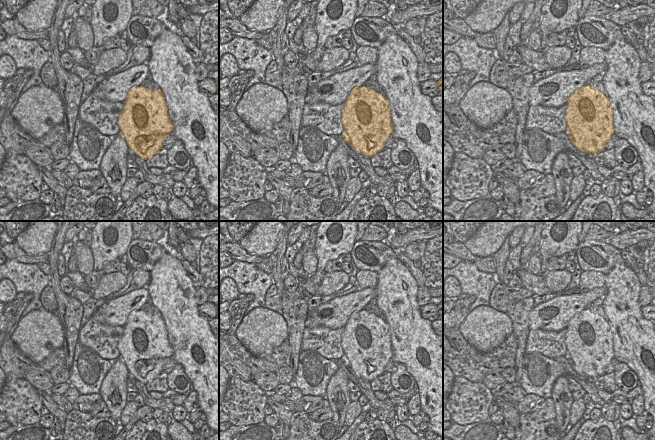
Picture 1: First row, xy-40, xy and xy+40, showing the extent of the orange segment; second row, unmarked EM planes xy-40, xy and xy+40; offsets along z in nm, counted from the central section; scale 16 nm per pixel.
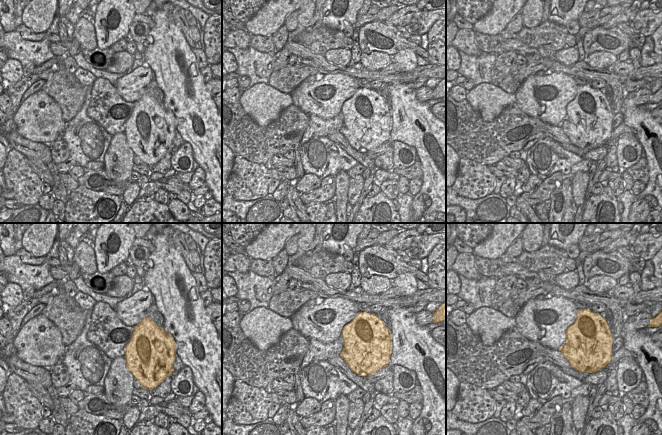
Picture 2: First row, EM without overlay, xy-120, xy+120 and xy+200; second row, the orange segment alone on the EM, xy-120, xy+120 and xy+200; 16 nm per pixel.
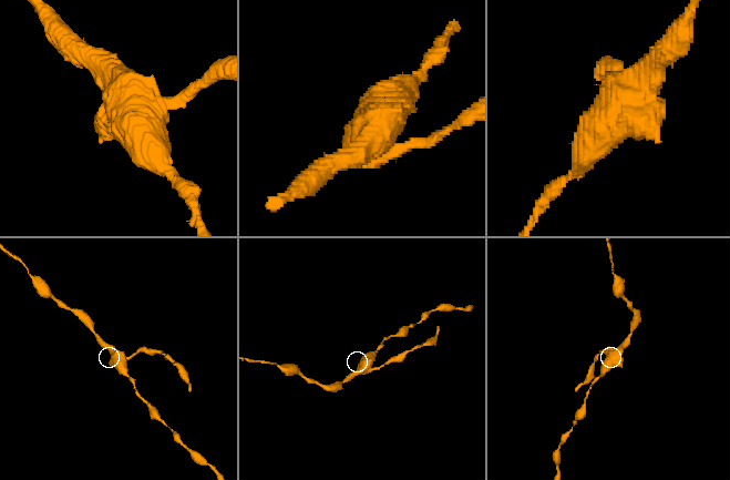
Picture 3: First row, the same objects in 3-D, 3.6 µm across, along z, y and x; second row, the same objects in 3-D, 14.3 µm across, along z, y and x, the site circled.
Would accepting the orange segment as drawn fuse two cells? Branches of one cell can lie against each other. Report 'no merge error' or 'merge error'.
merge error

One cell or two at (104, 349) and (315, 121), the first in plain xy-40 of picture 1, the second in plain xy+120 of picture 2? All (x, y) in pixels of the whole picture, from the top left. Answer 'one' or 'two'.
one

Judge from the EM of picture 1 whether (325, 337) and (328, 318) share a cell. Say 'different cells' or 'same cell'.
different cells

